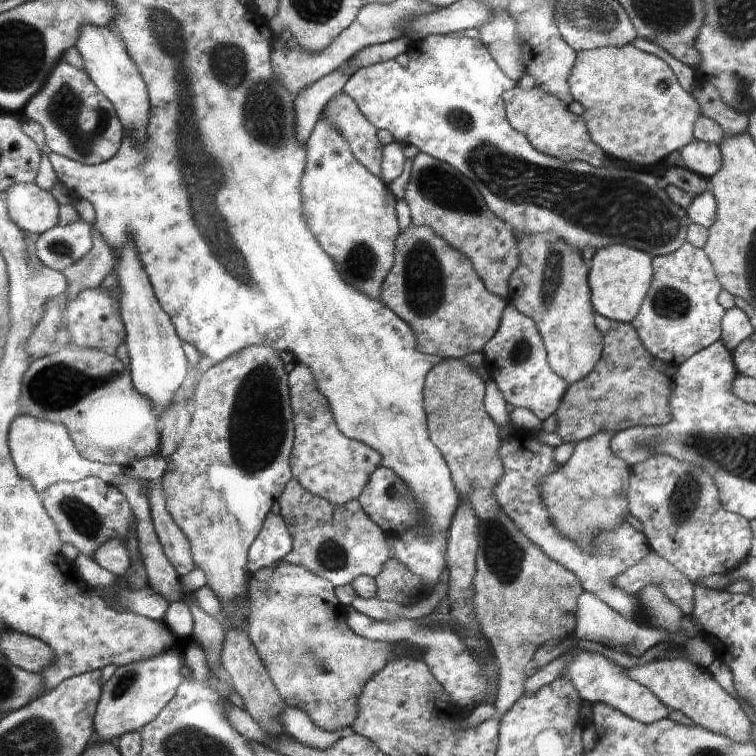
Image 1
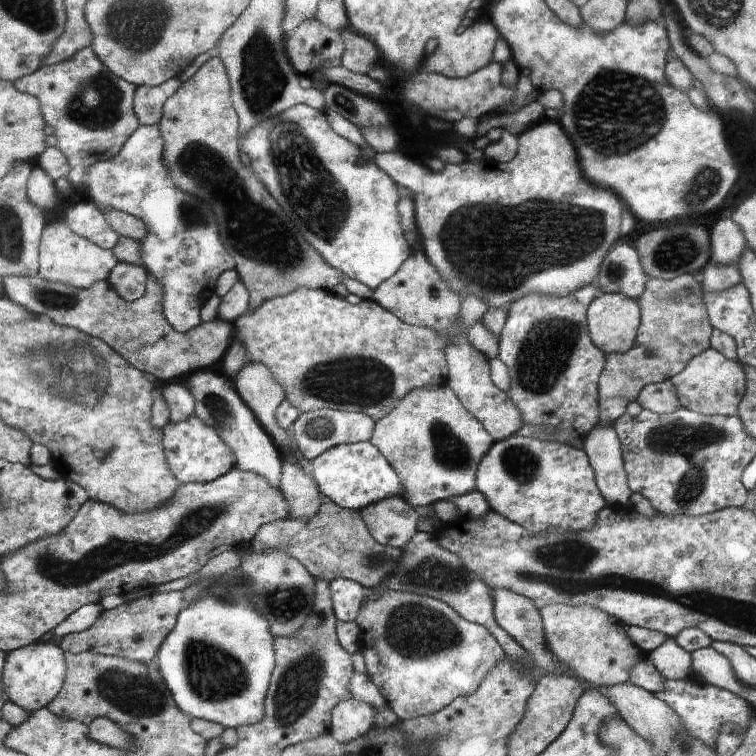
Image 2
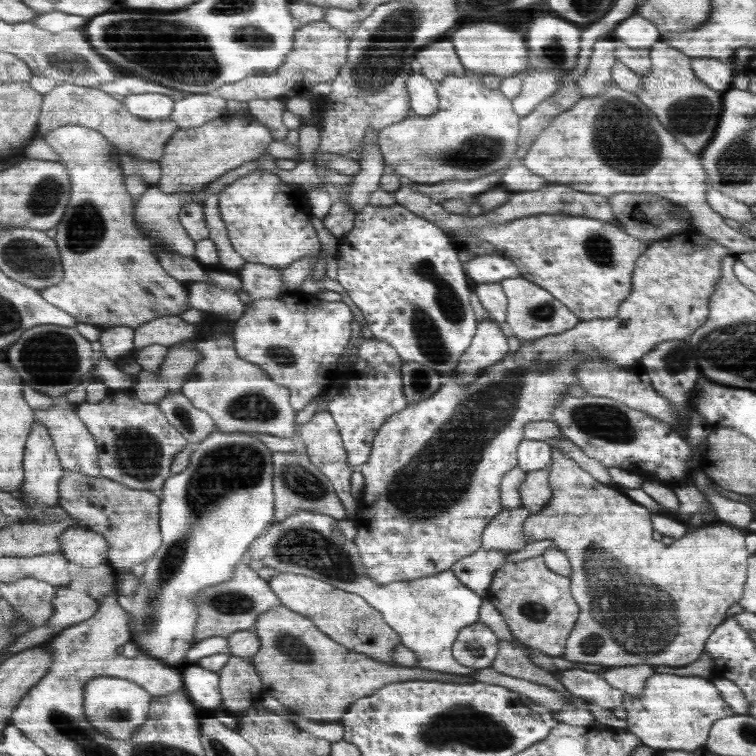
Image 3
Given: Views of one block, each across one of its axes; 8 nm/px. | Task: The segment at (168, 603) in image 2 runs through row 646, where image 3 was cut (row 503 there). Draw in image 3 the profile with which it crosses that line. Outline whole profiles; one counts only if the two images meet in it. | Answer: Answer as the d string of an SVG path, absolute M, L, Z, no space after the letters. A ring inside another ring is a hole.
M67 472L61 482L61 506L69 511L78 526L101 534L109 542L107 563L114 571L145 562L161 545L159 493L134 490L102 476Z

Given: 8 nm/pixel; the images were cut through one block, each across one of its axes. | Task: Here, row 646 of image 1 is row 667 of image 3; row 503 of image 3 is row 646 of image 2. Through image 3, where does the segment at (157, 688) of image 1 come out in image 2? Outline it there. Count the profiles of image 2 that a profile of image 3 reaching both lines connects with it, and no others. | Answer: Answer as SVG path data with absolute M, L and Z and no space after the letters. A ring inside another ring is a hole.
M238 569L225 572L208 588L210 595L190 602L180 610L176 624L157 652L156 666L165 677L178 708L188 716L221 724L224 728L244 727L265 718L265 699L275 665L274 639L269 621L253 607L244 590Z

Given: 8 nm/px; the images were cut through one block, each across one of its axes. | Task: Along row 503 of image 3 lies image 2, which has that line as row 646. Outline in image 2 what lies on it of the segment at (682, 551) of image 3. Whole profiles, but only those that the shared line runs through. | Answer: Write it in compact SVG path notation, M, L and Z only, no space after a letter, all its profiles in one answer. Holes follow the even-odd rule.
M550 603L548 607L540 609L542 620L544 621L546 644L549 645L550 652L558 657L562 664L566 664L580 680L592 684L592 686L616 686L629 682L634 667L638 660L642 660L644 654L636 643L628 636L624 628L626 625L608 612L602 612L600 608L594 608L590 604Z

